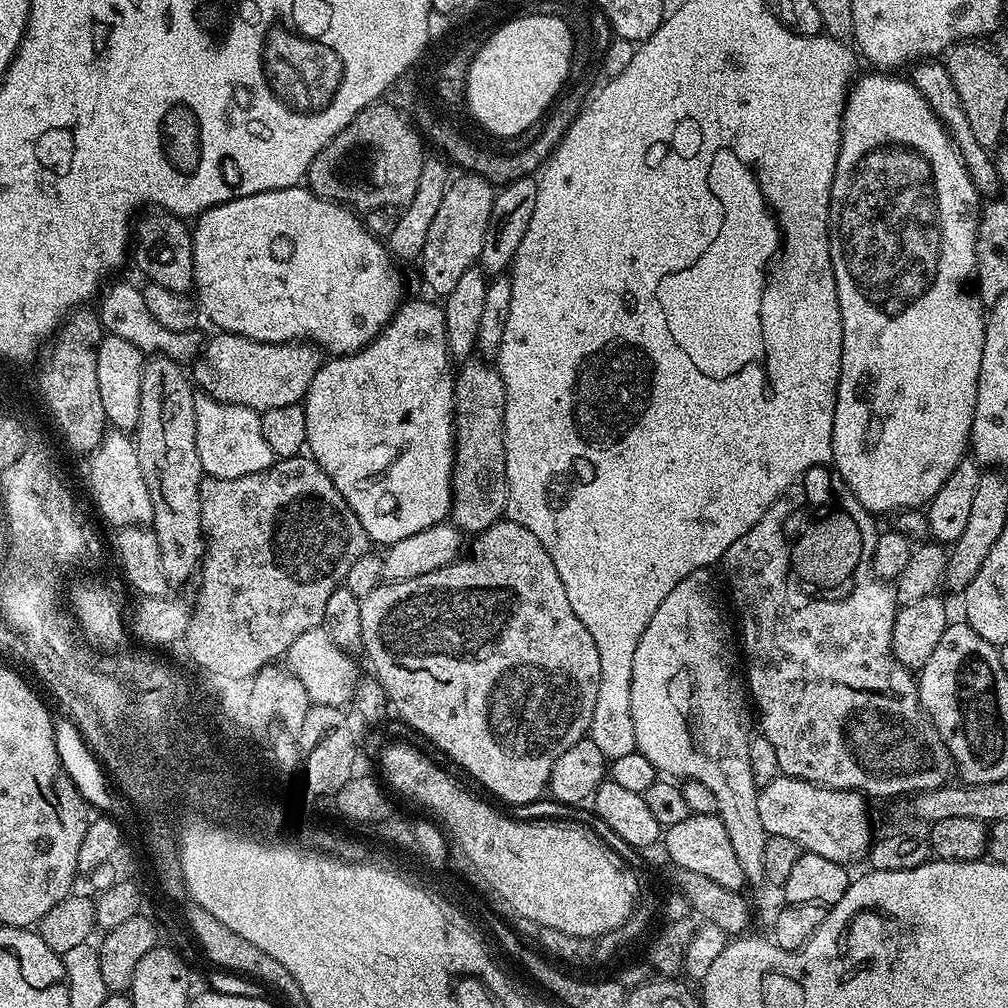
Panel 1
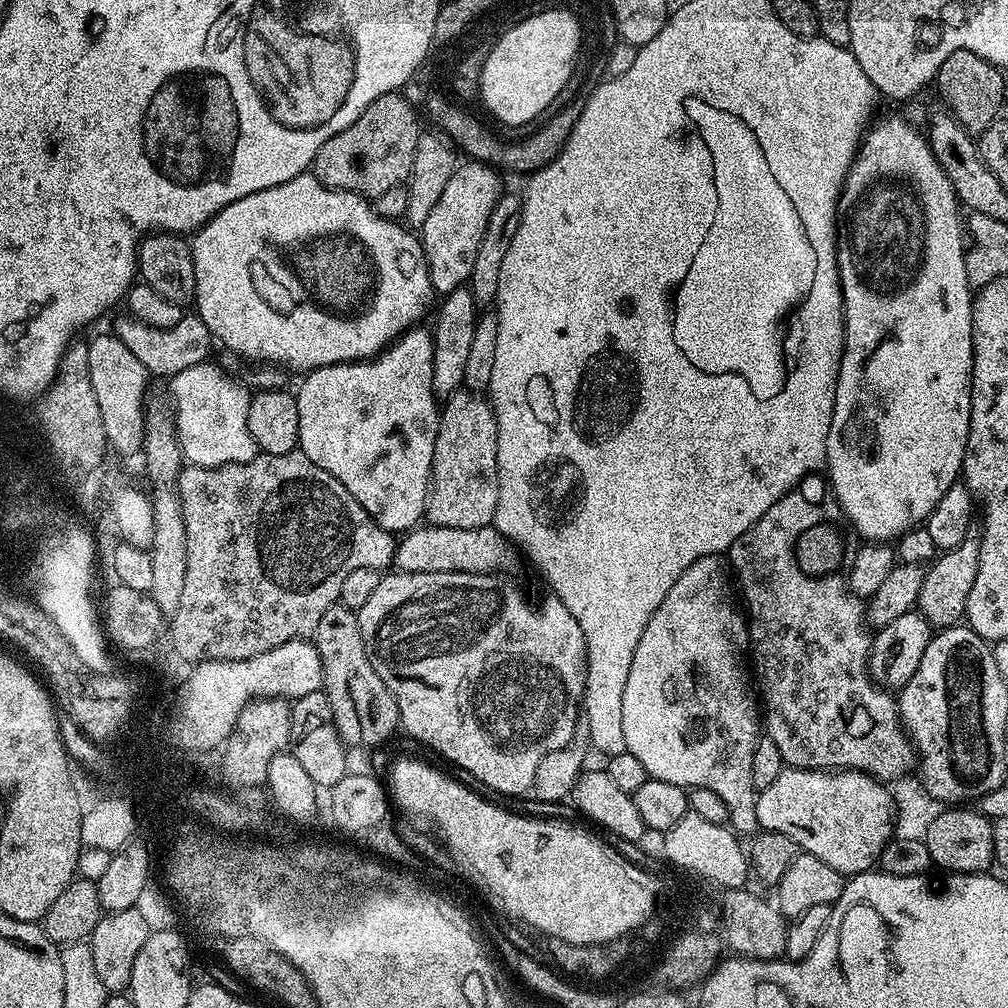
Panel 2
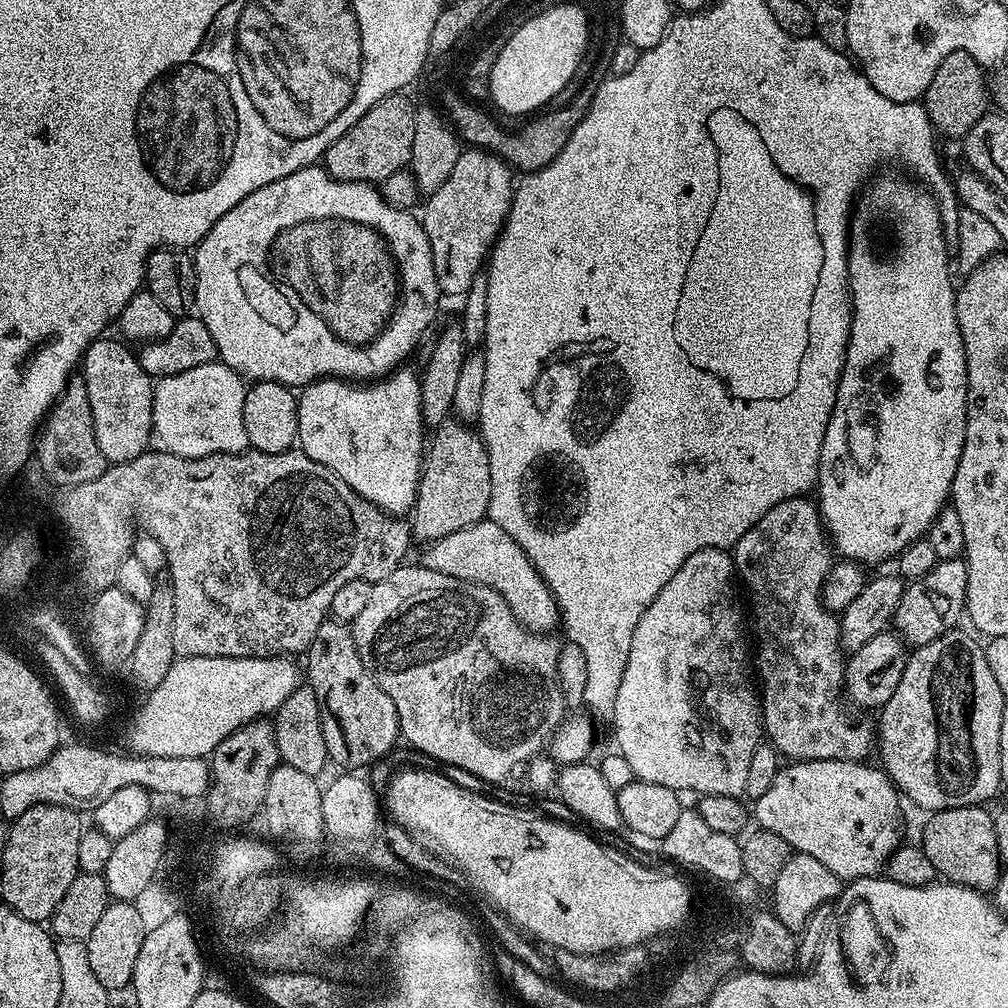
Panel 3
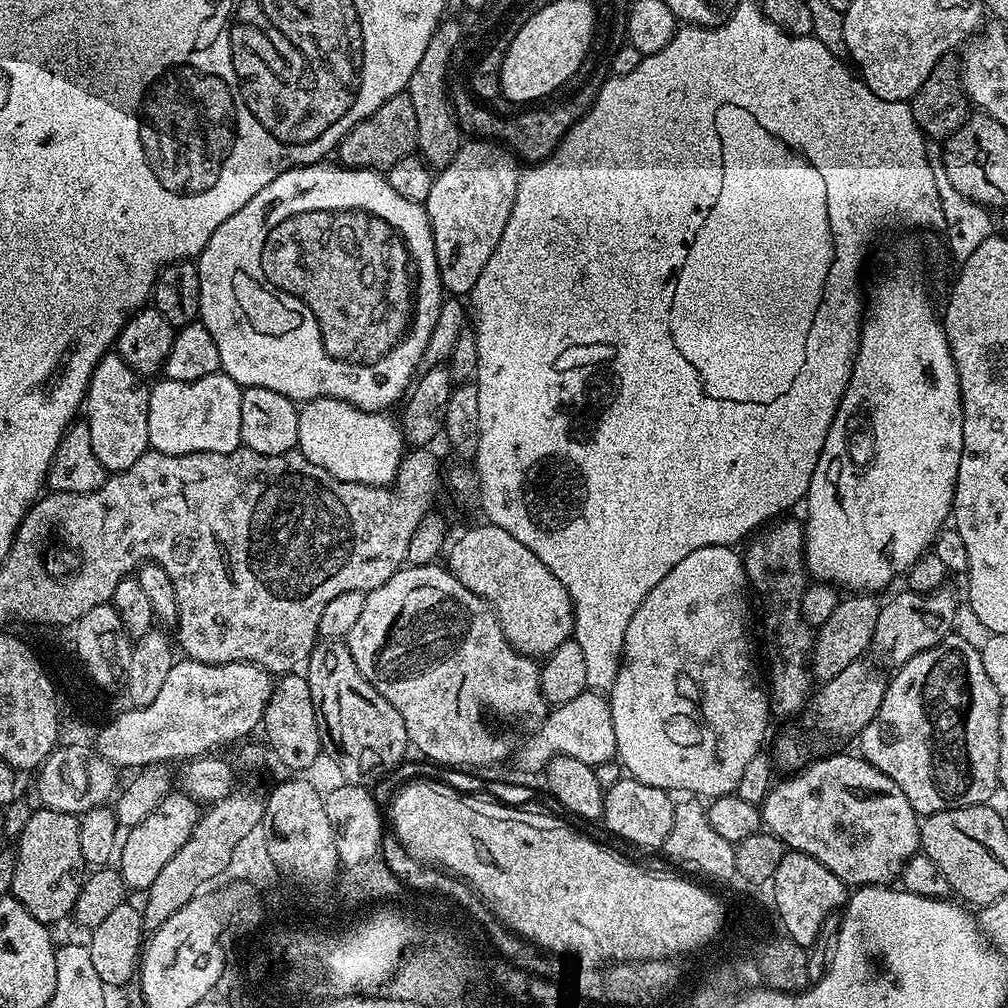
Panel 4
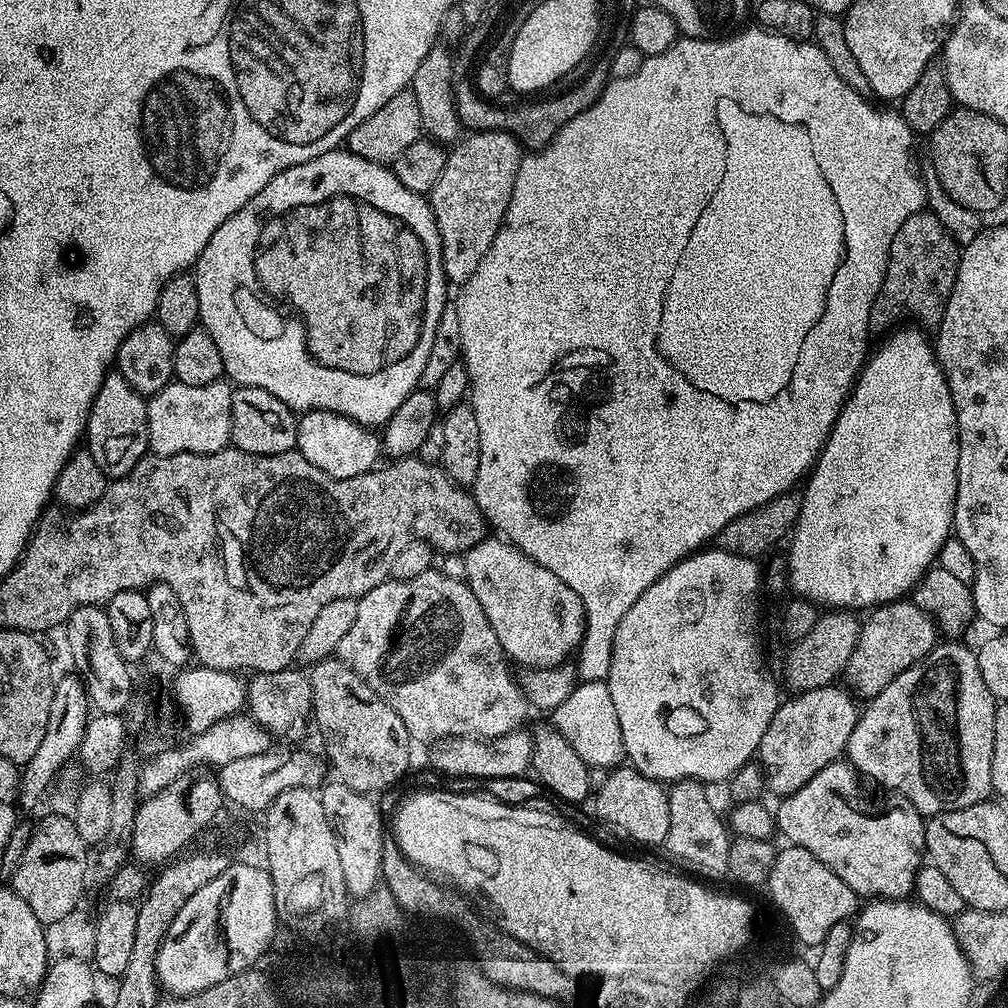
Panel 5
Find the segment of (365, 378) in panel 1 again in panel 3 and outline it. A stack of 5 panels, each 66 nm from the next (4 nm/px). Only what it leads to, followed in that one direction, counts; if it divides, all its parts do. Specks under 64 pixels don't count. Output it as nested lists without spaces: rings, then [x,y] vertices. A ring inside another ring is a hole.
[[[401,366],[383,382],[371,386],[357,386],[339,378],[321,378],[312,381],[301,392],[304,393],[299,393],[296,401],[299,451],[326,466],[326,470],[342,478],[346,486],[388,515],[400,518],[411,513],[416,507],[416,491],[420,485],[420,469],[426,451],[420,376],[412,373],[408,366]]]

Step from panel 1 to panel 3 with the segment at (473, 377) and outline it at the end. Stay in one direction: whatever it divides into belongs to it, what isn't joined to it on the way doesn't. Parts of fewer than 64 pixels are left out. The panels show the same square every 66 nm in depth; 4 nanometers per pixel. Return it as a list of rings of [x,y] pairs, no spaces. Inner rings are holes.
[[[449,418],[435,425],[433,432],[420,469],[416,507],[410,513],[411,539],[421,540],[424,546],[454,530],[474,526],[487,517],[490,506],[490,460],[479,431],[471,423]]]

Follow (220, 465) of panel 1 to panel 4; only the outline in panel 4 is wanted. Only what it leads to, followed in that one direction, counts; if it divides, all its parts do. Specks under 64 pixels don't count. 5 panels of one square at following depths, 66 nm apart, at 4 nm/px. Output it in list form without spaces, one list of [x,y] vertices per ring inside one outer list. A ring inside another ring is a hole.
[[[223,370],[194,382],[157,379],[148,393],[148,447],[153,452],[181,456],[195,452],[226,454],[241,447],[242,388]]]

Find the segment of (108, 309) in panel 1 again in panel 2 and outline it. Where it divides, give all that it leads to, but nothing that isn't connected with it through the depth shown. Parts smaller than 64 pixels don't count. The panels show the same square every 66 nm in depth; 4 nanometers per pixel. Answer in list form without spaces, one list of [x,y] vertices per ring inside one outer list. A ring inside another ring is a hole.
[[[124,314],[114,328],[114,335],[122,342],[126,342],[127,348],[142,362],[142,366],[148,371],[149,377],[165,376],[171,378],[177,376],[182,370],[190,370],[190,366],[198,366],[209,359],[208,356],[214,347],[214,341],[206,322],[195,314],[181,315],[178,326],[173,328],[155,328],[149,324]]]

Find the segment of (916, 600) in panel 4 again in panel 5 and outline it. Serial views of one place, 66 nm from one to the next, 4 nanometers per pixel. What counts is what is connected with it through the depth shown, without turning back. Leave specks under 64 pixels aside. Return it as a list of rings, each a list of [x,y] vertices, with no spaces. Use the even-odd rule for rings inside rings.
[[[911,599],[892,600],[888,604],[871,609],[867,616],[860,625],[860,637],[854,646],[854,652],[850,654],[850,662],[846,669],[847,687],[857,697],[864,696],[863,698],[877,696],[879,692],[886,690],[886,686],[890,686],[890,682],[894,682],[894,678],[898,678],[898,674],[902,674],[902,670],[914,666],[923,656],[930,654],[938,643],[938,629],[935,620],[913,604]]]

